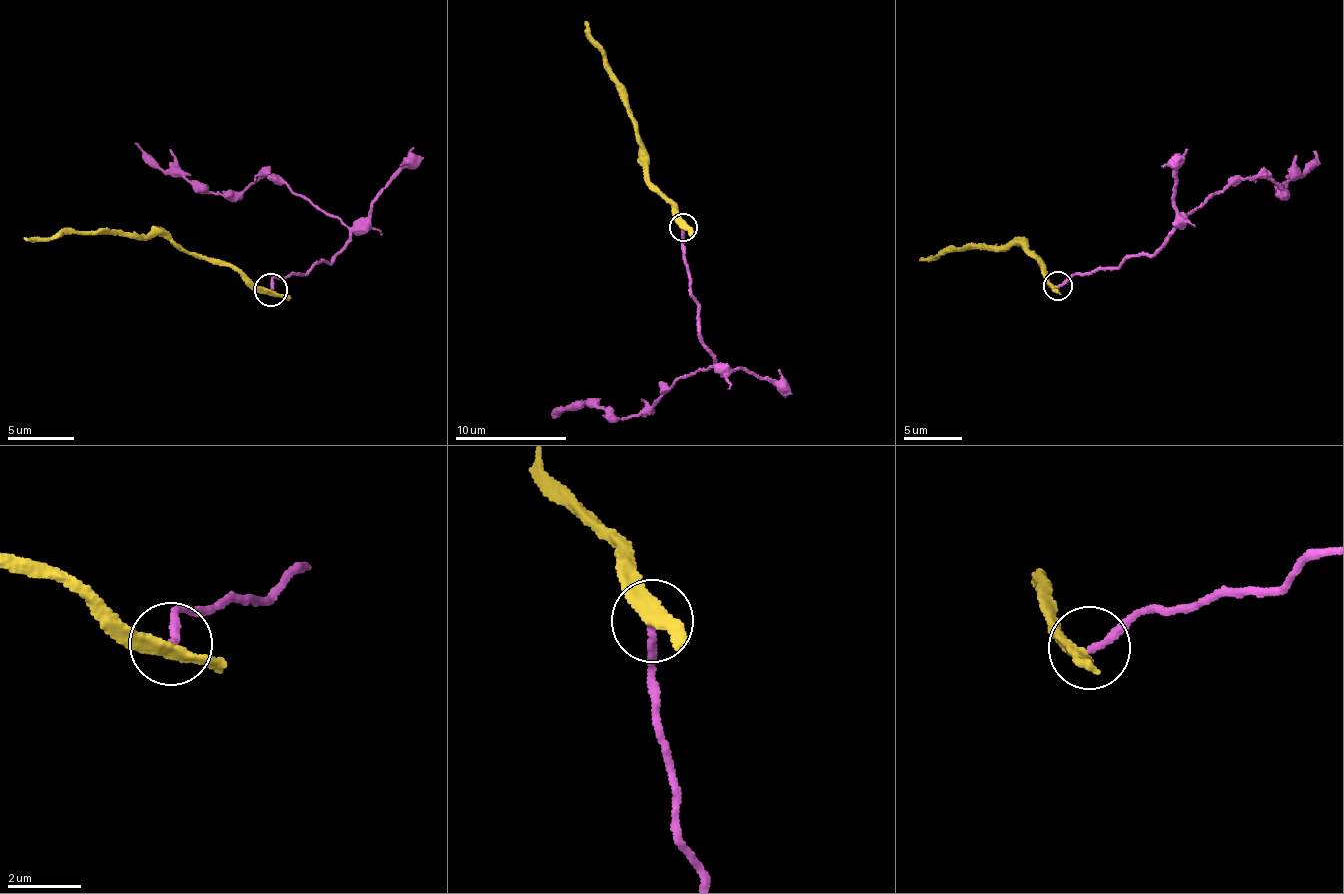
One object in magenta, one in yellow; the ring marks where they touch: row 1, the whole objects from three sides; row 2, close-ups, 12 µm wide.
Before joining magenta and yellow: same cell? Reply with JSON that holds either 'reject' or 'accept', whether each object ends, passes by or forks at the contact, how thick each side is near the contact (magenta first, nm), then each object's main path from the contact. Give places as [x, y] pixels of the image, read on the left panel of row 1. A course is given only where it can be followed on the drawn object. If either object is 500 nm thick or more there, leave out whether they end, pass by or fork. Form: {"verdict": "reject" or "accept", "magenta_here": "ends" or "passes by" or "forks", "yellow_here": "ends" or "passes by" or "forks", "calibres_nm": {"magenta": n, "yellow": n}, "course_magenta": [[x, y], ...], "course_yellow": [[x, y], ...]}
{"verdict": "accept", "magenta_here": "ends", "yellow_here": "passes by", "calibres_nm": {"magenta": 200, "yellow": 320}, "course_magenta": [[271, 291], [274, 278], [330, 263], [346, 228], [273, 178], [260, 176], [221, 194], [171, 178], [134, 142]], "course_yellow": [[271, 291], [234, 267], [201, 260], [165, 235], [70, 231], [40, 240], [22, 236]]}

